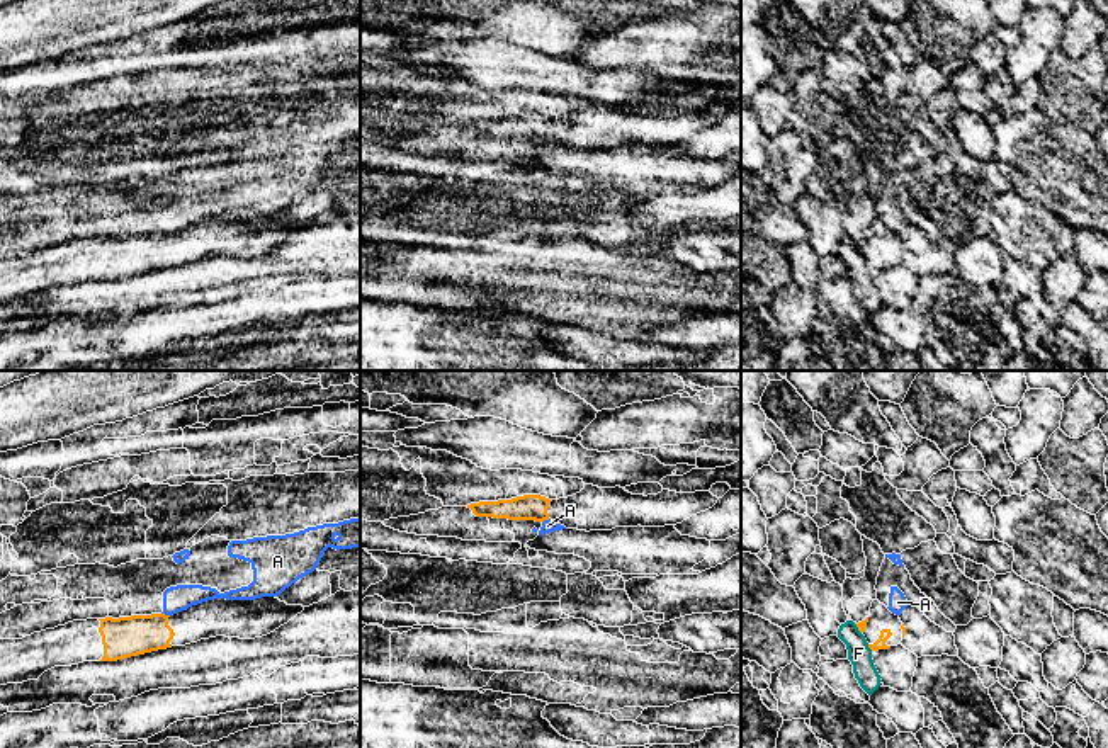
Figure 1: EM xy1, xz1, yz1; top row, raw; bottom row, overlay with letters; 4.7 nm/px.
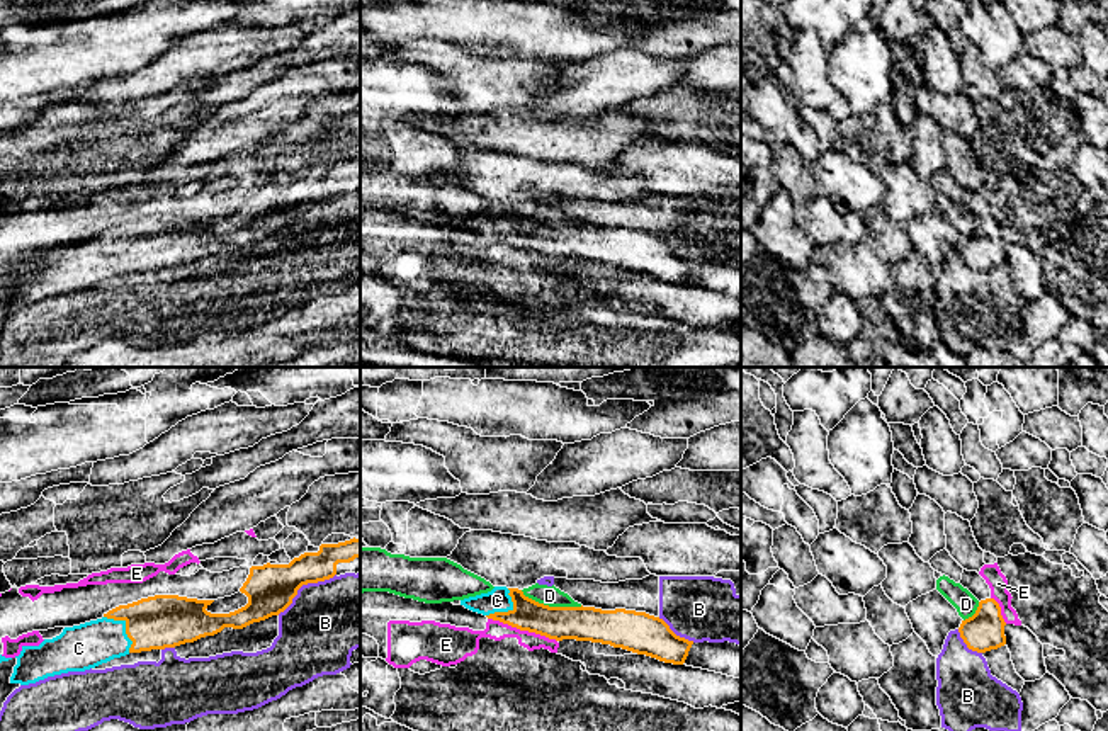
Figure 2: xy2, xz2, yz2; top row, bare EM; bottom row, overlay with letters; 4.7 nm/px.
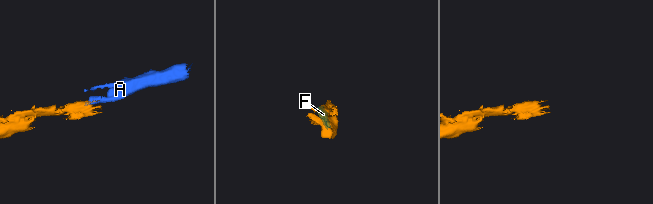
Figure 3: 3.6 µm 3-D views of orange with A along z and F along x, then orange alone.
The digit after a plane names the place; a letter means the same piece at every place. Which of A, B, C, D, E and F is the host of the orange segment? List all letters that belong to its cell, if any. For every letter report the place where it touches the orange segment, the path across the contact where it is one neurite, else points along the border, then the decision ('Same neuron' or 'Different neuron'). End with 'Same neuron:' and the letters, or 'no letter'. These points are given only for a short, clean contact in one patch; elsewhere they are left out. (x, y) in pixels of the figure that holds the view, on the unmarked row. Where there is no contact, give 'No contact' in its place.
A: Touches orange at xy1 (163, 233). Boundary: xy1 (162, 232), (169, 235). Different neuron
B: Touches orange at xy2 (303, 203). Different neuron
C: Touches orange at xy2 (126, 247). Path across: xy2 (163, 240), (126, 247), (109, 257), (79, 267). Same neuron
D: Touches orange at xz2 (551, 226). Boundary: xz2 (520, 209), (549, 225), (582, 225). Different neuron
E: Touches orange at xz2 (522, 249). Different neuron
F: Touches orange at yz1 (870, 267). Boundary: yz1 (867, 264), (872, 269). Different neuron
Same neuron: C

